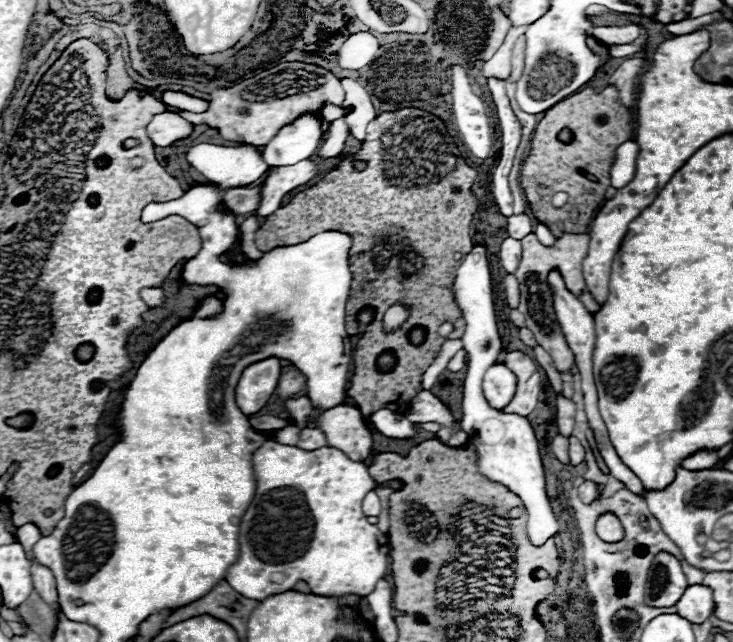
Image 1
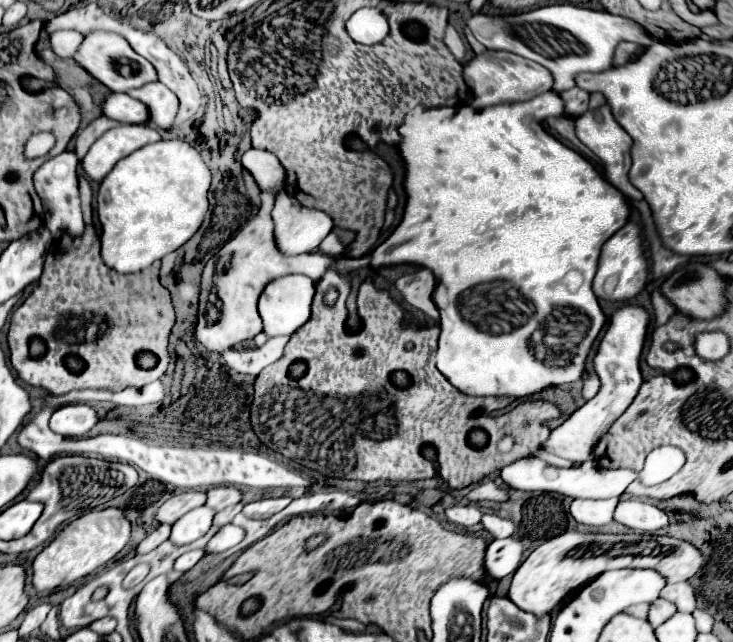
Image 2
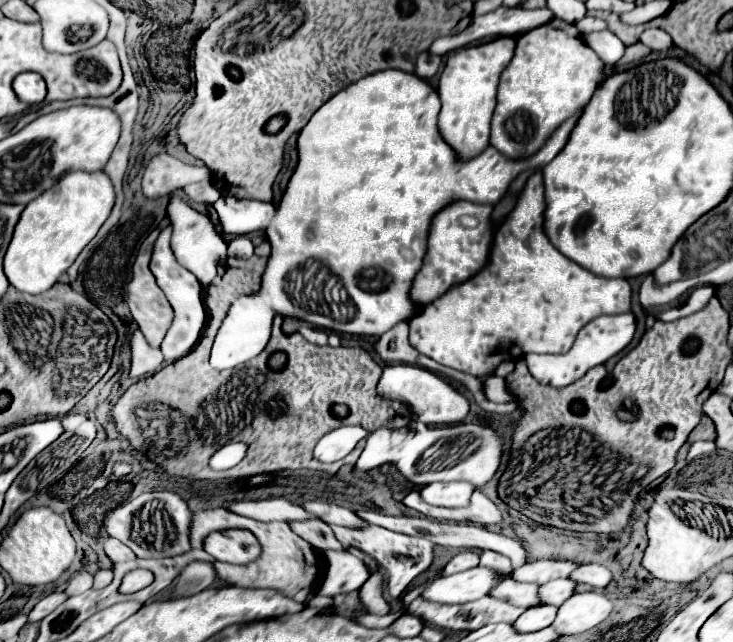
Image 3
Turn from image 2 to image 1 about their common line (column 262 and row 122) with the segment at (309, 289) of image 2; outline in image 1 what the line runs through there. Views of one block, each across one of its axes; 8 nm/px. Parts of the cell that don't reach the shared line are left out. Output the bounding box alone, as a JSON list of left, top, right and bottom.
[262,114,322,166]

